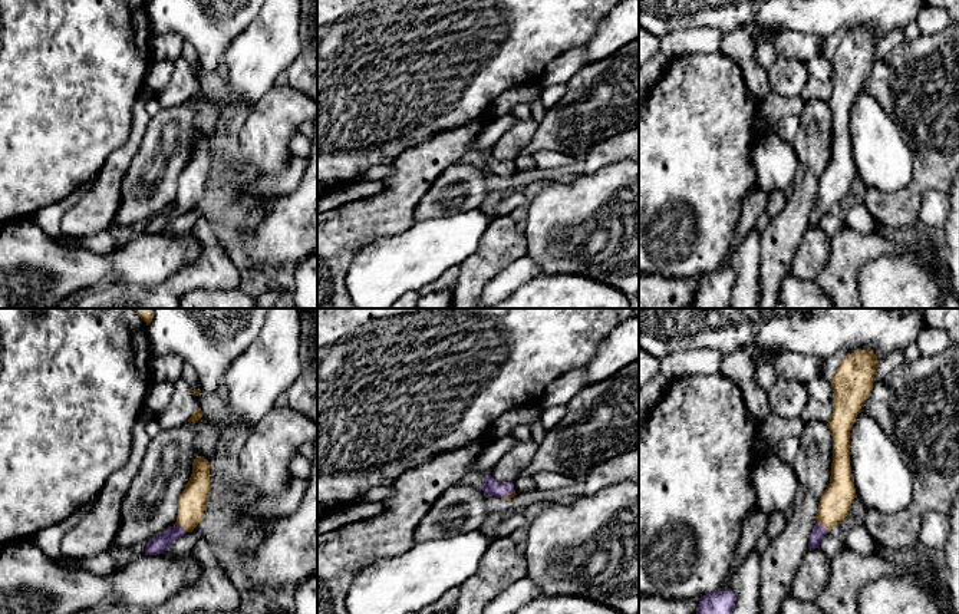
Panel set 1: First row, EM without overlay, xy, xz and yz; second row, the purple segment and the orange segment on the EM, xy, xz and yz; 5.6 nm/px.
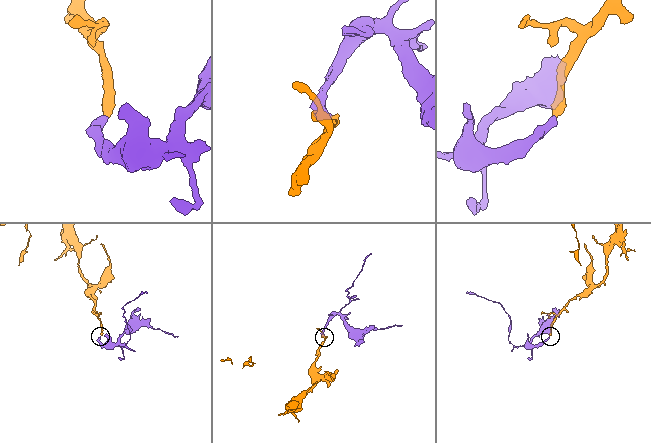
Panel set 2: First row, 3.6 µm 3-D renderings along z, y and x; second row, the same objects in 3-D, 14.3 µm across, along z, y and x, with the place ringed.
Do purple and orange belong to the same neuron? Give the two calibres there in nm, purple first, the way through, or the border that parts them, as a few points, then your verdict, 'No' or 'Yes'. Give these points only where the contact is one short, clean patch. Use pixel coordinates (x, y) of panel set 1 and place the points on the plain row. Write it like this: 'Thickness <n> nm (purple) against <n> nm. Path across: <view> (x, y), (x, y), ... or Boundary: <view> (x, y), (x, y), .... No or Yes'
Thickness 100 nm (purple) against 160 nm. Path across: xy (162, 220), (181, 205), (190, 194), (191, 182). Yes

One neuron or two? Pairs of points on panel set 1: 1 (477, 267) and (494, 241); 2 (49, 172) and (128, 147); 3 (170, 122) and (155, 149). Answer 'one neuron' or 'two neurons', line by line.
1: one neuron
2: two neurons
3: one neuron

